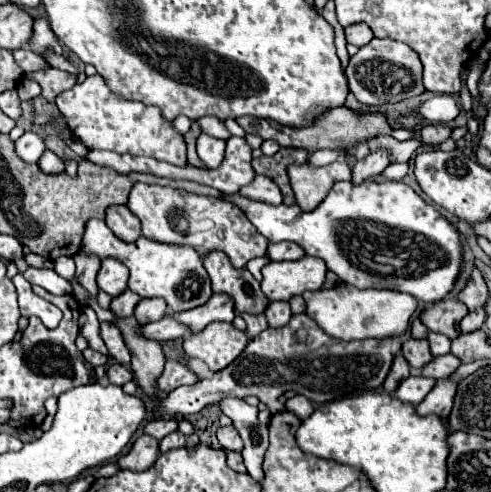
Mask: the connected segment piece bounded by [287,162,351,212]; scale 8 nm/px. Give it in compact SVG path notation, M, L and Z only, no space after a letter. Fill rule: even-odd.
M333 162L323 168L313 168L307 164L293 164L287 170L291 188L295 192L295 202L301 210L315 210L319 202L329 194L335 182L349 180L351 168L347 162Z

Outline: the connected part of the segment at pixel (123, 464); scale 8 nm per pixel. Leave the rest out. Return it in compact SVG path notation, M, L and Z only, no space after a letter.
M143 434L141 438L135 440L133 448L129 450L129 454L119 456L117 464L121 470L133 470L133 472L143 472L149 466L153 466L153 462L159 456L159 442L147 434Z

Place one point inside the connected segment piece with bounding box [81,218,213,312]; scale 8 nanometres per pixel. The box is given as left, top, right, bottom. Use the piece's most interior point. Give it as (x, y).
(175, 273)

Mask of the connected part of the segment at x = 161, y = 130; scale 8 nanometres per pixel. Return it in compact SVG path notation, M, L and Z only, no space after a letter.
M99 74L95 76L87 76L87 80L83 84L75 84L71 90L61 92L55 98L55 104L61 112L61 116L67 120L67 126L71 130L71 134L81 140L85 144L87 150L111 150L117 154L131 154L131 156L149 156L155 160L163 160L175 166L185 166L187 164L187 154L185 154L185 140L183 136L161 116L157 106L145 106L141 102L133 102L133 100L125 100L115 96L109 88L105 78L101 78Z

